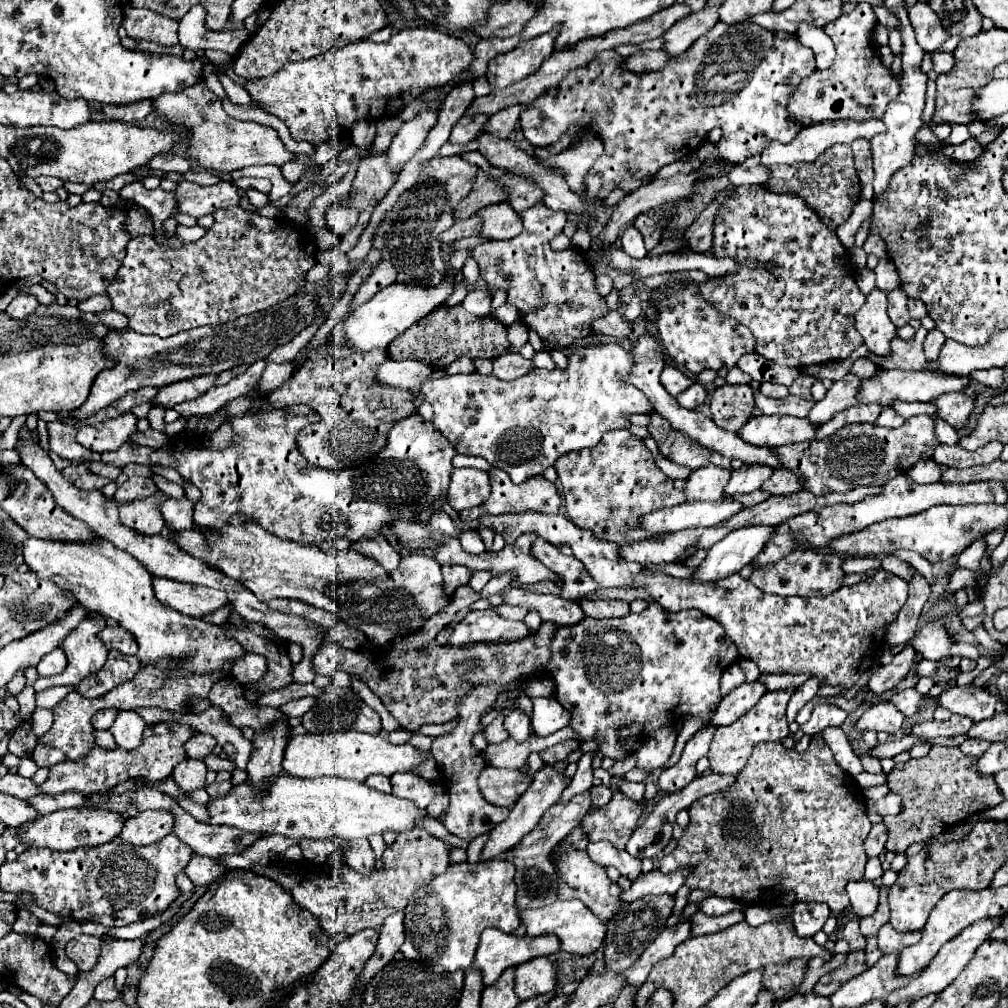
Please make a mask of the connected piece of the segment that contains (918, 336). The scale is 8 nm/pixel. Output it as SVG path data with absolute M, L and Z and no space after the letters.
M921 326L915 332L915 338L911 342L905 342L901 338L893 338L891 342L891 356L889 358L877 358L873 354L867 354L869 360L873 360L875 364L883 366L885 370L925 370L929 366L929 360L925 358L923 352L923 340L927 336L927 330Z

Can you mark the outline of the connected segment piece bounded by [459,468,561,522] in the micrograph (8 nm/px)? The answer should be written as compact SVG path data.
M491 468L489 470L489 478L491 478L491 496L487 498L485 504L481 504L479 508L473 508L469 512L461 512L461 520L471 522L475 518L481 518L485 514L519 514L519 512L541 512L541 514L557 514L559 506L561 506L561 496L555 488L553 482L545 480L543 476L533 476L529 480L525 480L523 484L513 484L509 480L507 472L501 472L499 468Z

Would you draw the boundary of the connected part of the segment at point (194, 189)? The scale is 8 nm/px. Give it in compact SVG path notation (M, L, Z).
M181 182L175 192L177 192L181 212L193 218L213 214L217 208L237 206L239 202L239 190L229 182L219 182L215 186L199 186L193 182Z

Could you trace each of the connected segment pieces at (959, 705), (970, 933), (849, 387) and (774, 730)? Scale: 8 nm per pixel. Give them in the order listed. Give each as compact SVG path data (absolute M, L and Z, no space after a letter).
M955 686L937 698L925 696L925 704L921 704L921 710L929 704L945 706L953 714L969 716L973 722L991 718L1007 710L1007 702L1003 702L1001 696L995 696L987 688L977 688L977 686Z
M993 916L993 918L983 918L983 920L977 920L975 924L971 924L969 928L965 928L965 932L961 932L961 936L955 936L953 940L949 940L949 944L945 944L939 954L931 960L931 964L919 974L915 976L907 986L903 986L901 990L895 990L887 1000L885 1004L887 1006L895 1006L899 1002L905 1002L905 1000L917 1000L917 998L923 998L927 994L933 994L933 992L943 992L943 988L955 980L955 976L969 964L969 960L973 958L975 950L989 940L989 934L993 932L993 928L997 928L1001 924L1003 916Z
M847 374L843 380L835 382L823 400L819 400L813 410L809 412L809 420L813 424L825 424L825 420L831 420L835 412L845 410L849 406L857 404L857 394L861 390L863 378L855 374Z
M785 688L785 690L775 690L775 692L767 692L755 708L751 708L745 716L741 716L737 722L733 722L731 726L719 726L711 748L709 748L709 762L711 762L711 772L717 774L739 774L743 770L743 766L747 764L751 750L757 742L761 740L771 740L771 742L783 742L783 738L787 738L789 728L787 728L787 720L785 720L785 708L789 698L793 696L795 688Z

